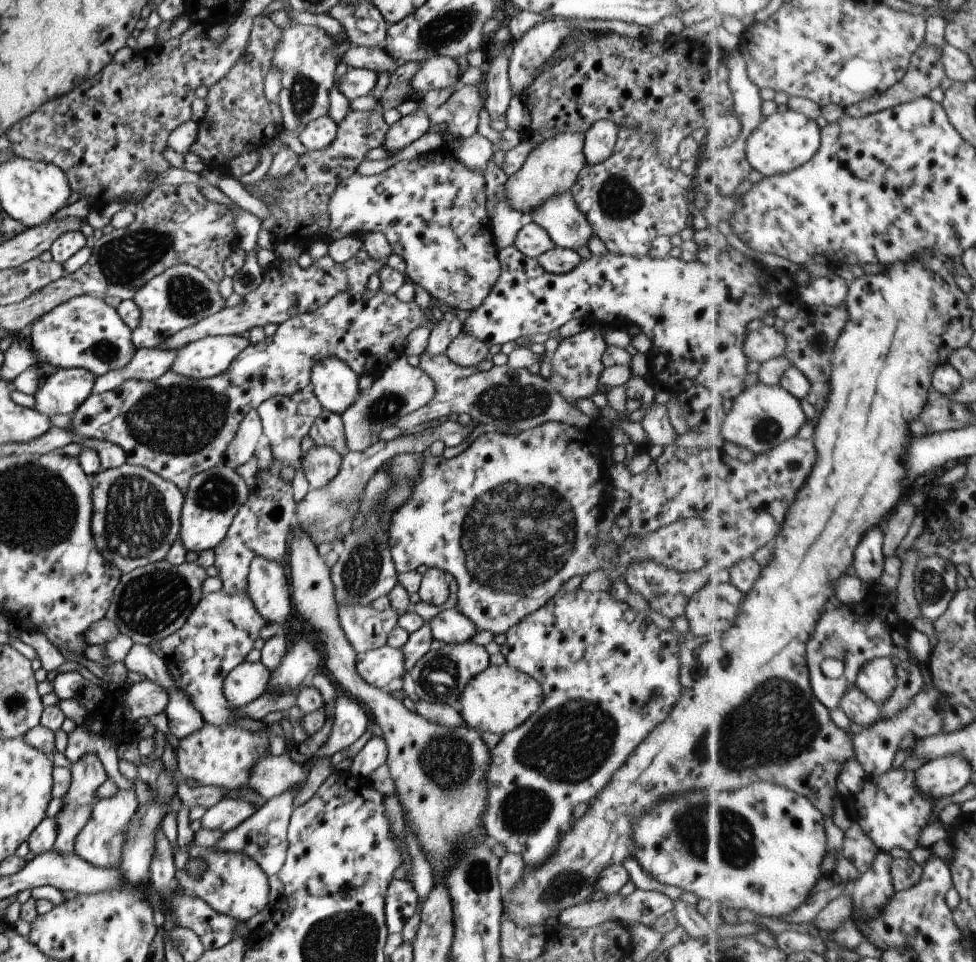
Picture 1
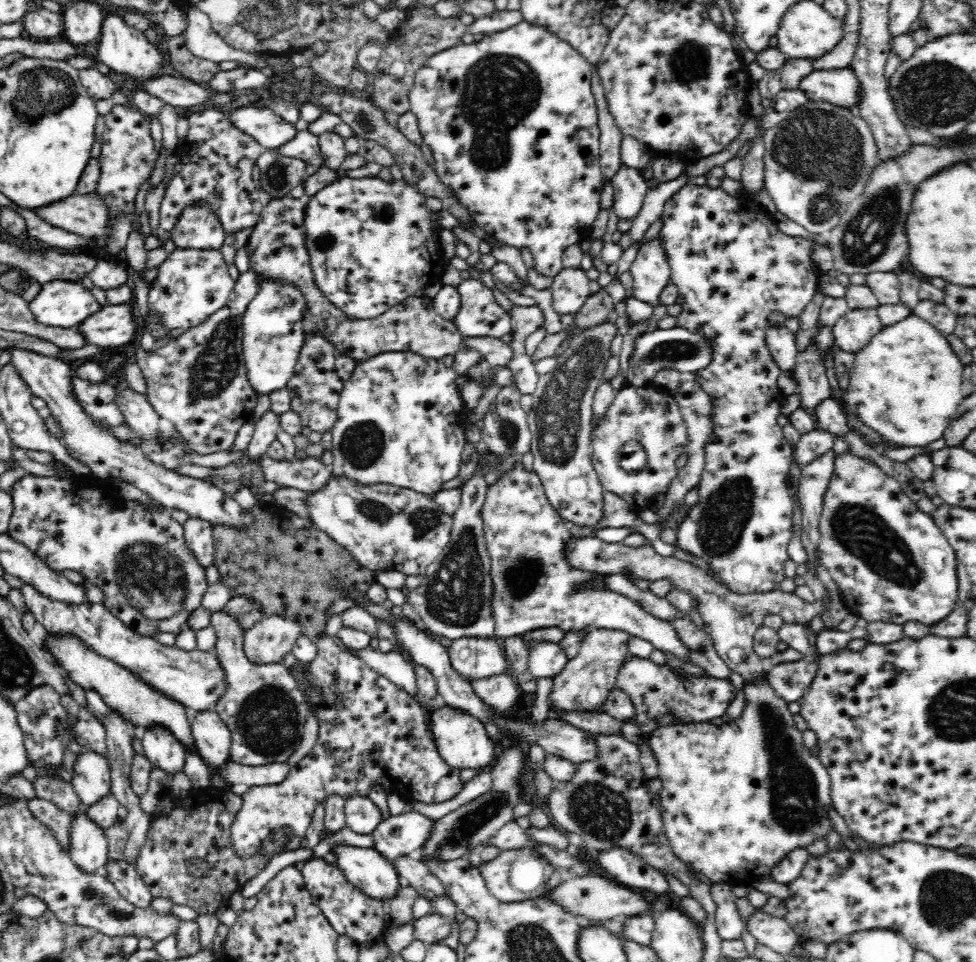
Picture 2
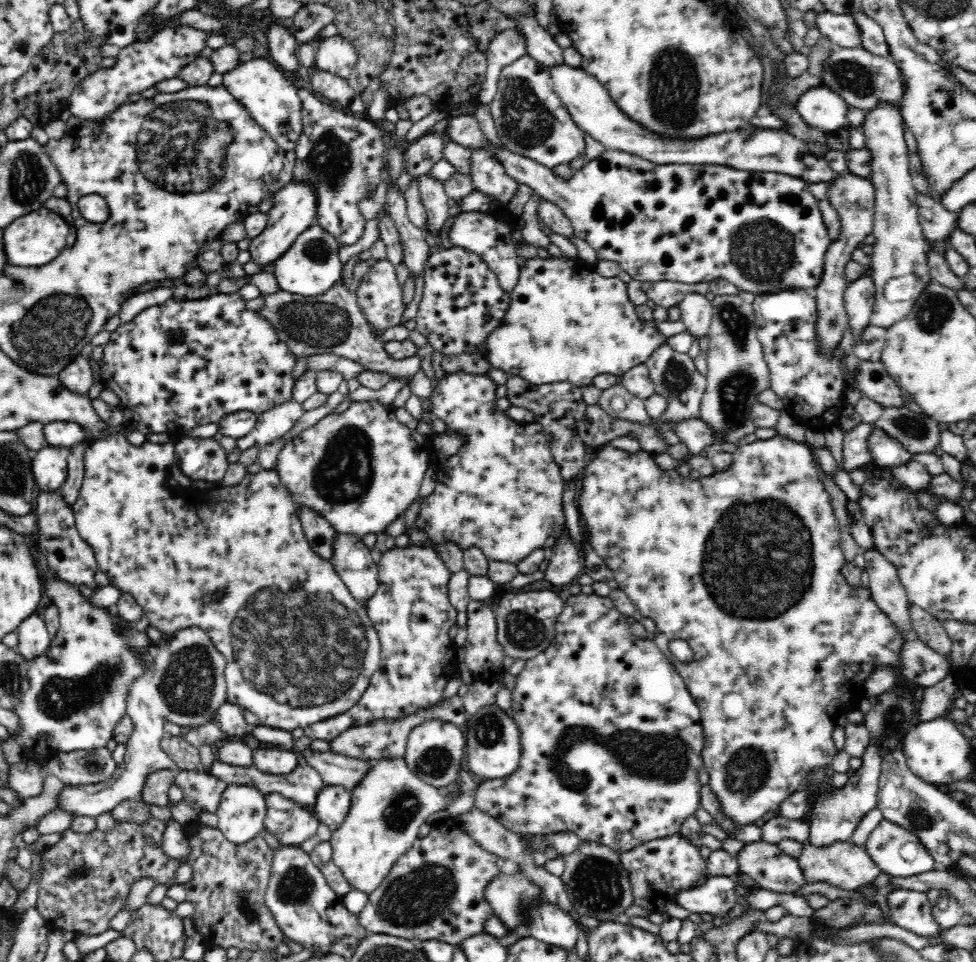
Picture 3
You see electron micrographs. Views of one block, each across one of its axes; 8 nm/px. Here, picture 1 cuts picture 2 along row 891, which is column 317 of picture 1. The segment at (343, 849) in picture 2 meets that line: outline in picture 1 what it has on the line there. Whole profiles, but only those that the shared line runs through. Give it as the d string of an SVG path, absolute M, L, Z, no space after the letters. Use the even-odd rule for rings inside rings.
M324 358L312 369L310 385L324 410L344 414L361 393L359 376L342 360Z

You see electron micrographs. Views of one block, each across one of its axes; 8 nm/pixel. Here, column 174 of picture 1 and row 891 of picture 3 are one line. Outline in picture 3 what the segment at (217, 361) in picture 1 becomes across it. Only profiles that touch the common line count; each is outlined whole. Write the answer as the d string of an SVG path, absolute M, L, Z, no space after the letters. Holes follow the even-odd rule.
M405 756L380 758L368 763L370 763L370 770L352 788L348 814L344 822L331 834L329 843L332 847L334 864L343 872L351 888L369 895L382 884L382 880L388 876L398 858L408 852L414 841L419 838L419 828L426 822L426 818L434 812L448 808L449 797L443 789L420 780L410 772L406 766Z

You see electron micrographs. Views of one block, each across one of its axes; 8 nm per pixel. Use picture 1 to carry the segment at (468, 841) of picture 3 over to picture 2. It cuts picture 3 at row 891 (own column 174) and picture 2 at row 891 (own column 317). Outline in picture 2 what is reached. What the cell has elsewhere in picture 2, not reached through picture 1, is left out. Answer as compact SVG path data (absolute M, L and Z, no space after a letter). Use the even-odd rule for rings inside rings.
M310 858L301 869L306 889L334 930L340 935L354 939L358 944L378 939L385 933L386 903L366 895L362 889L352 884L334 863L326 863L323 858Z

